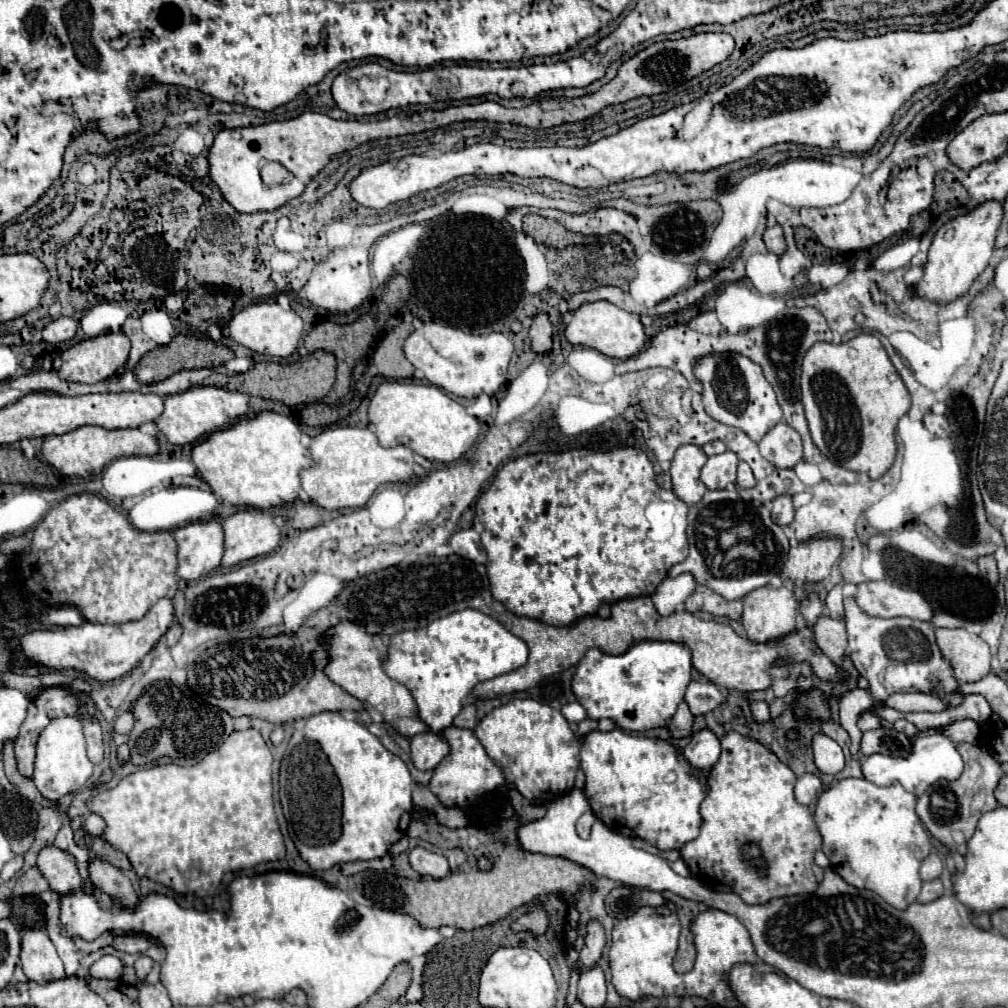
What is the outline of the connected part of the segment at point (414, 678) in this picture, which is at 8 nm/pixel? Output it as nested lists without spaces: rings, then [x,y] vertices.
[[[463,609],[435,619],[425,629],[391,635],[383,657],[383,669],[391,679],[403,683],[411,691],[419,719],[429,729],[443,731],[451,727],[463,699],[473,693],[477,683],[519,669],[525,665],[527,657],[529,647],[525,641],[507,631],[497,619],[477,609]]]

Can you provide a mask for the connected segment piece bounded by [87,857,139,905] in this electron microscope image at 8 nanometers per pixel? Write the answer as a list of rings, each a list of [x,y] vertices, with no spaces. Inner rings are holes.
[[[91,857],[87,869],[91,883],[97,885],[97,889],[107,893],[109,897],[117,899],[123,905],[135,905],[139,901],[127,875],[121,869],[107,863],[103,857]]]

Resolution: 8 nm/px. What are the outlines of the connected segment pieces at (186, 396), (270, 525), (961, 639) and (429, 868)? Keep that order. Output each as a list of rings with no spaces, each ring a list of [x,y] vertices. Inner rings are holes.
[[[189,387],[183,393],[175,393],[175,395],[165,395],[165,411],[161,413],[161,417],[155,421],[159,431],[167,437],[169,443],[173,445],[191,445],[197,443],[201,437],[205,437],[207,433],[221,429],[225,425],[229,425],[235,419],[241,419],[243,415],[249,413],[249,397],[237,391],[227,391],[221,387]]]
[[[243,509],[223,523],[225,555],[221,565],[233,567],[241,561],[271,553],[281,541],[281,527],[277,527],[273,513],[263,509]]]
[[[935,629],[937,647],[951,663],[959,683],[979,681],[991,671],[989,645],[967,629]]]
[[[420,847],[411,851],[409,861],[411,861],[413,869],[419,871],[423,877],[443,877],[445,873],[449,873],[449,861],[447,861],[447,857],[424,852]]]

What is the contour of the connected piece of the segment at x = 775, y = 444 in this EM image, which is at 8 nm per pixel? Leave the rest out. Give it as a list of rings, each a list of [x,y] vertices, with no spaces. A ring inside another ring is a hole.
[[[781,421],[759,441],[759,451],[775,467],[795,467],[803,457],[801,435]]]

